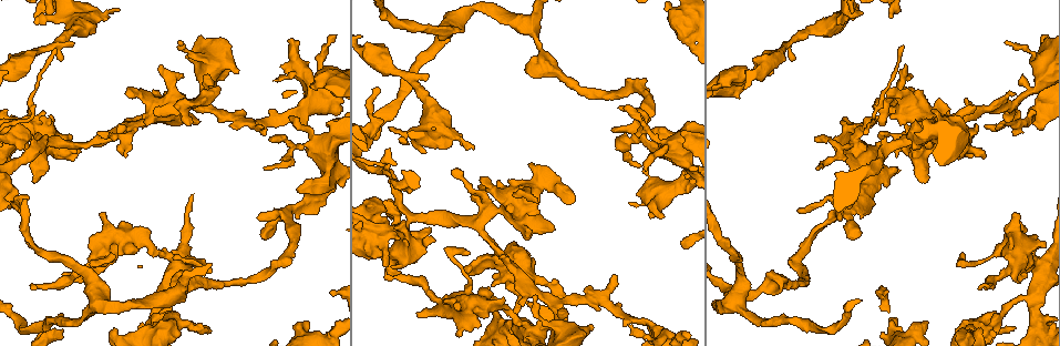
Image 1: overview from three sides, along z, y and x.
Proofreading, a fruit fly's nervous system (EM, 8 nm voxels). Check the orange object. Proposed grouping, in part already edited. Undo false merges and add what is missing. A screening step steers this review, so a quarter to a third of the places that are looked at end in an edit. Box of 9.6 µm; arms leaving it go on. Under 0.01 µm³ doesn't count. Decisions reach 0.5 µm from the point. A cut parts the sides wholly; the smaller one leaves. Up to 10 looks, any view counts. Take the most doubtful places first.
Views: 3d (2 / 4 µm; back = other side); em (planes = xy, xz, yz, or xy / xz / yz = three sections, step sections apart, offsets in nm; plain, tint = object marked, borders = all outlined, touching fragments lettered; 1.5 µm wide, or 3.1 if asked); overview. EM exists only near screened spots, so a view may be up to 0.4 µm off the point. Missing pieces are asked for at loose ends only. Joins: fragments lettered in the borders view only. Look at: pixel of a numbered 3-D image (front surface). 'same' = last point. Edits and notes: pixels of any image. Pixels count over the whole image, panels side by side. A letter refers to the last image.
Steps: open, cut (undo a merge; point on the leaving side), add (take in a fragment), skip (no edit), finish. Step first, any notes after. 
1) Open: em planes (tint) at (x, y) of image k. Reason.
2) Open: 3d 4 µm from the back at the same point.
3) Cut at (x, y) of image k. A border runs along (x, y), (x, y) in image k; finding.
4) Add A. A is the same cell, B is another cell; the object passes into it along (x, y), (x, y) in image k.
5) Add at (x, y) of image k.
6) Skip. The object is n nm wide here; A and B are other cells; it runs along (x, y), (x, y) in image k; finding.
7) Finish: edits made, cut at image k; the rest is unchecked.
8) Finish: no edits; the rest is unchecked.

Open: 3d 2 µm from the back at (481, 186) of image 1. Branch stops here.

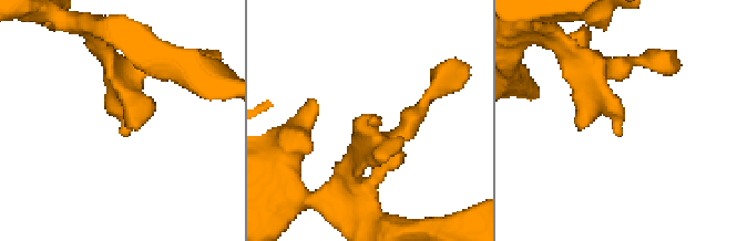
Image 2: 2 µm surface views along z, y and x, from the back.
Open: em planes (borders) at (622, 130) of image 2.

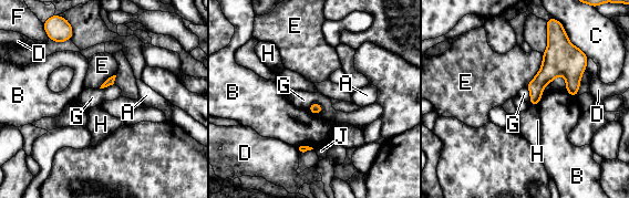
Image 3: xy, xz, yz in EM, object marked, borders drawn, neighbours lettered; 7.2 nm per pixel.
Skip. A, B, C, D, E, F, G, H and J are other cells; a border runs along (306, 108), (318, 103), (322, 112) in image 3; no lettered fragment goes on from it.

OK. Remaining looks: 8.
Open: 3d 2 µm at (411, 215) of image 1. Closes a loop.

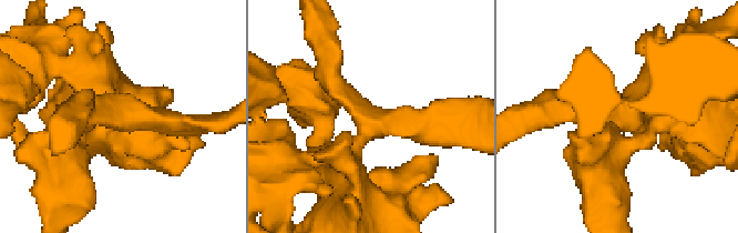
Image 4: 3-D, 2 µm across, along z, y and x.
Open: em planes (borders) at (629, 115) of image 4.

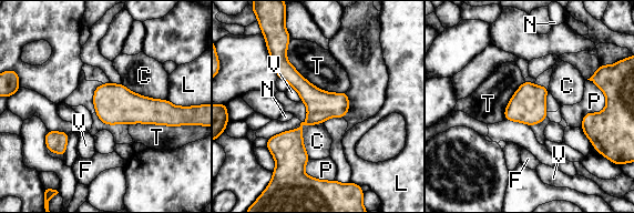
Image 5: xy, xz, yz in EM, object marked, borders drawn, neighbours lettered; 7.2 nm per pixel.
Skip. The object is 180 nm wide here; C, F, L, N, P, T and V are other cells; a border runs along (276, 134), (300, 125), (310, 159) in image 5; one neuron here.

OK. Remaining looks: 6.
Open: em planes (borders) at (410, 193) of image 1. Thin end.

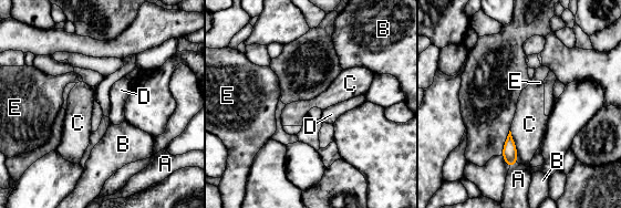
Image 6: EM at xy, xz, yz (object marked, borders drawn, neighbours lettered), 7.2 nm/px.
Skip. A, B, C, D and E are other cells; a border runs along (509, 131), (515, 145), (517, 162) in image 6; none of them fits.

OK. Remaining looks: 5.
Open: 3d 4 µm at (689, 40) of image 1. Abrupt turn.

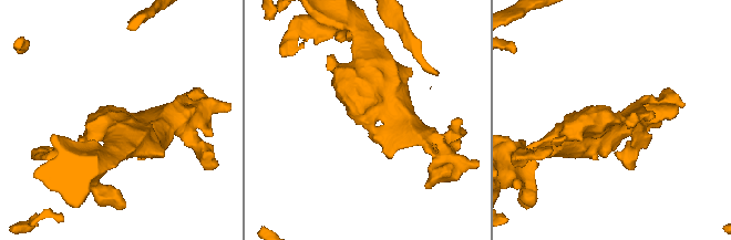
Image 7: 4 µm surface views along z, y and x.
Open: em xy step 8 (borders) at (366, 115) of image 7. Now the EM.

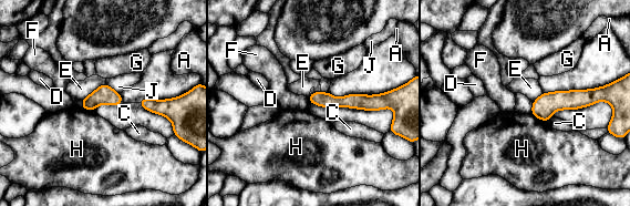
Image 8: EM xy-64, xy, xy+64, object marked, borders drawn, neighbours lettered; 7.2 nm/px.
Open: em planes (borders) at the same point. Another direction.

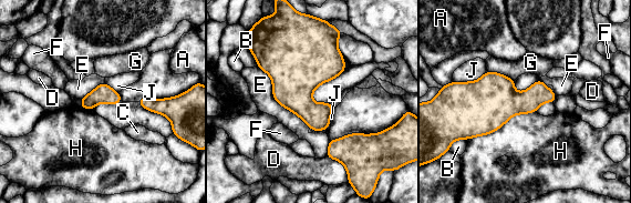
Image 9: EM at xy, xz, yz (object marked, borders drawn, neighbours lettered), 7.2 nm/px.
Skip. A, B, C, D, E, F, G, H and J are other cells; a border runs along (536, 111), (467, 140) in image 9; all the same neuron.

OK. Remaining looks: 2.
Finish: no edits; the rest is unchecked.

